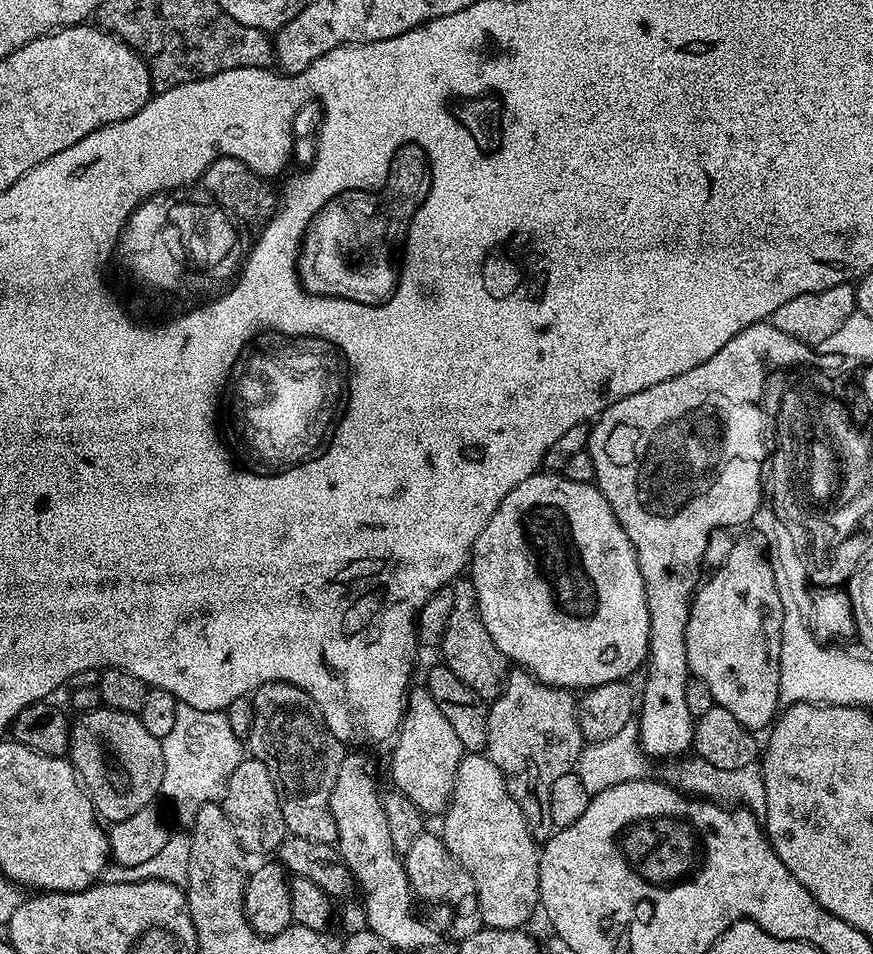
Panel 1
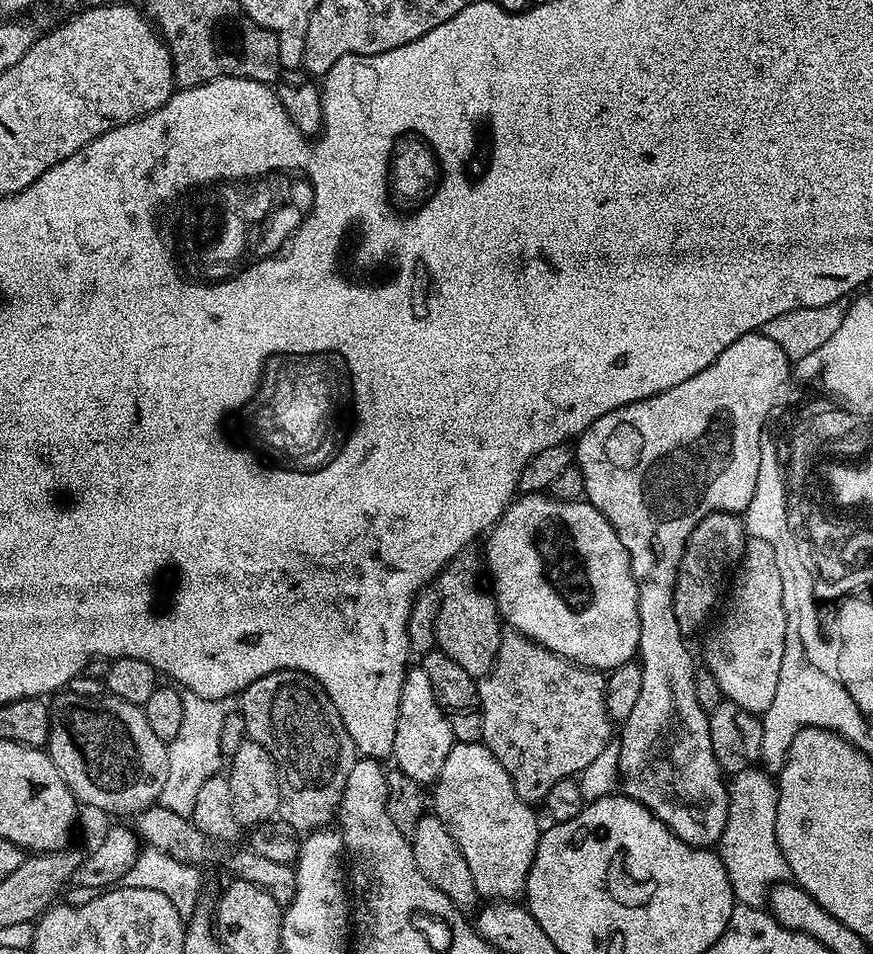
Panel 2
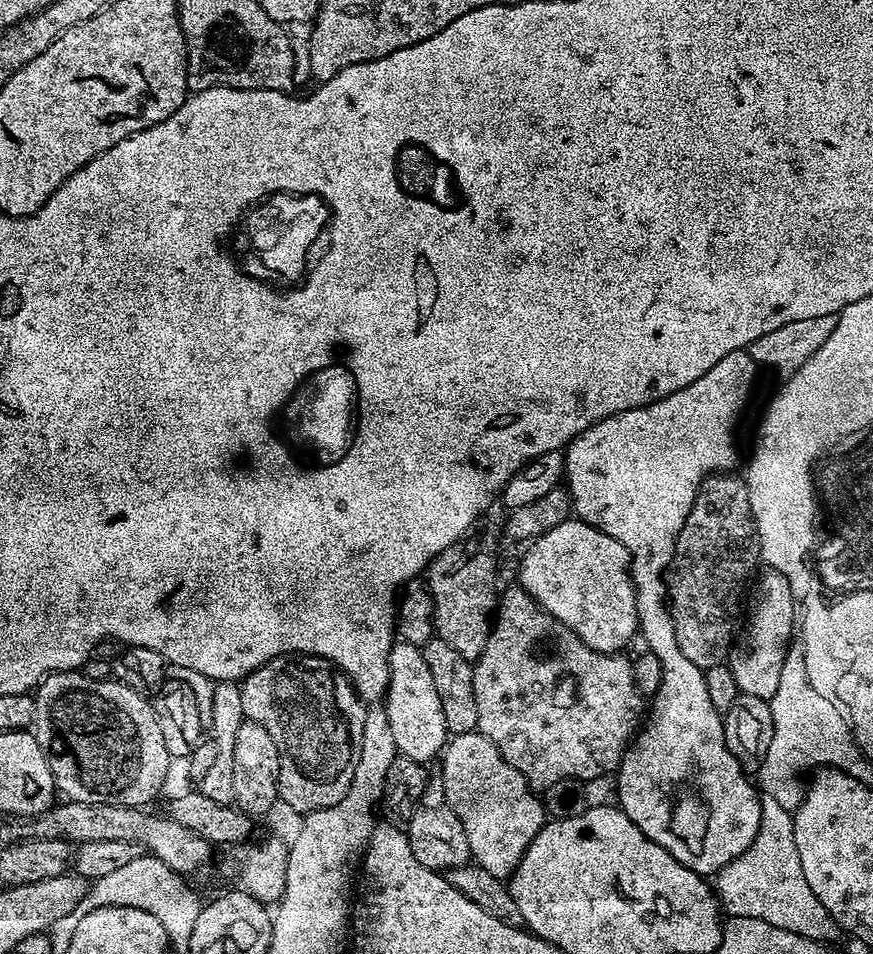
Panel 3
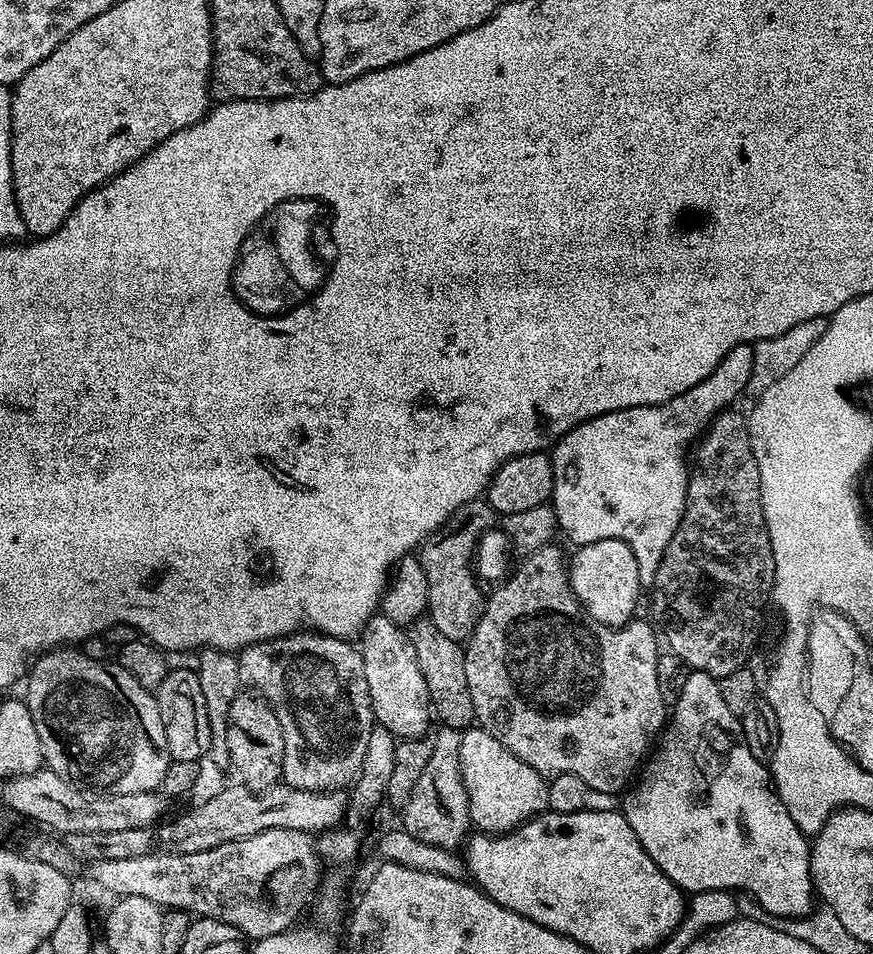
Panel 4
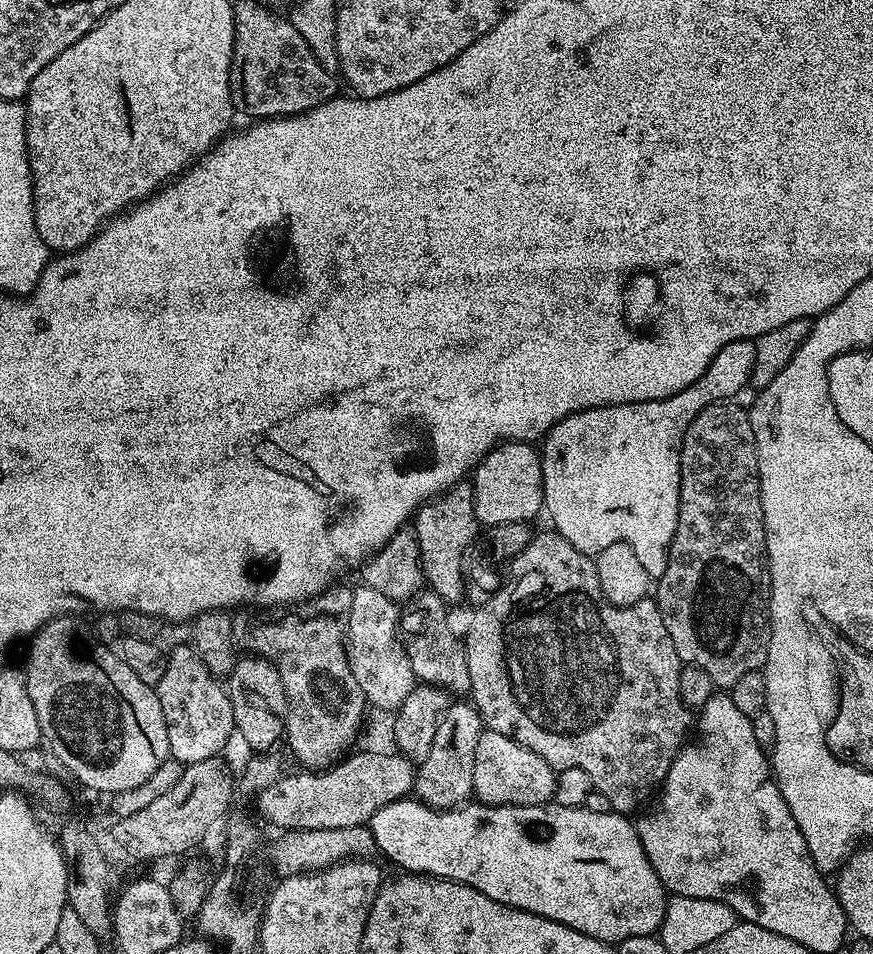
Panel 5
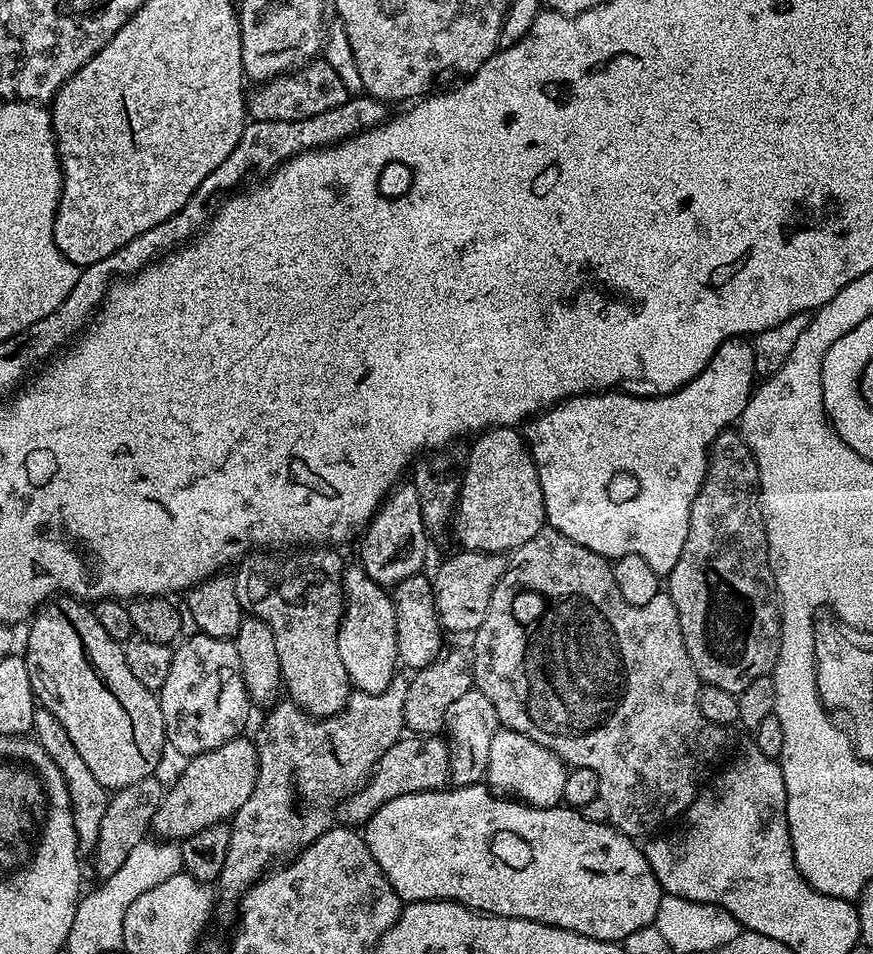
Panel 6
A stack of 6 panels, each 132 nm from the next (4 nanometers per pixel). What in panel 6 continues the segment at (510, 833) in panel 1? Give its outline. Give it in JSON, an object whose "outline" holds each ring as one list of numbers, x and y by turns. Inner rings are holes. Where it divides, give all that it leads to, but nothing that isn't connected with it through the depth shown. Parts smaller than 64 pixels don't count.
{"outline":[[501,726,496,729,490,741,486,780,497,793,507,794,534,808,555,808,564,799,568,774,569,769,564,761,546,750,546,746,538,746,538,742,526,738,526,734,518,734,509,728]]}

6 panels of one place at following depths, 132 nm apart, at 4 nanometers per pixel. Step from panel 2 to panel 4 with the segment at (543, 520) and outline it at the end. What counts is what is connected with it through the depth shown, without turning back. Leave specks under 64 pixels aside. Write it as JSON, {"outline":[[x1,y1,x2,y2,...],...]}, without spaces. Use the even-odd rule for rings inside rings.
{"outline":[[601,538,598,542,593,544,581,544,575,549,576,553,571,553,570,563,568,564,568,578,572,583,573,594,580,599,581,606,586,609,586,611,595,618,598,622,603,624,608,624,612,628,620,628,623,624,628,623,629,620,633,619,637,615,636,603,640,600,640,591,642,591,642,585,640,583,640,575,638,574,638,562,634,558,634,550,630,550,630,546,626,542,621,540,610,540,607,538]]}

